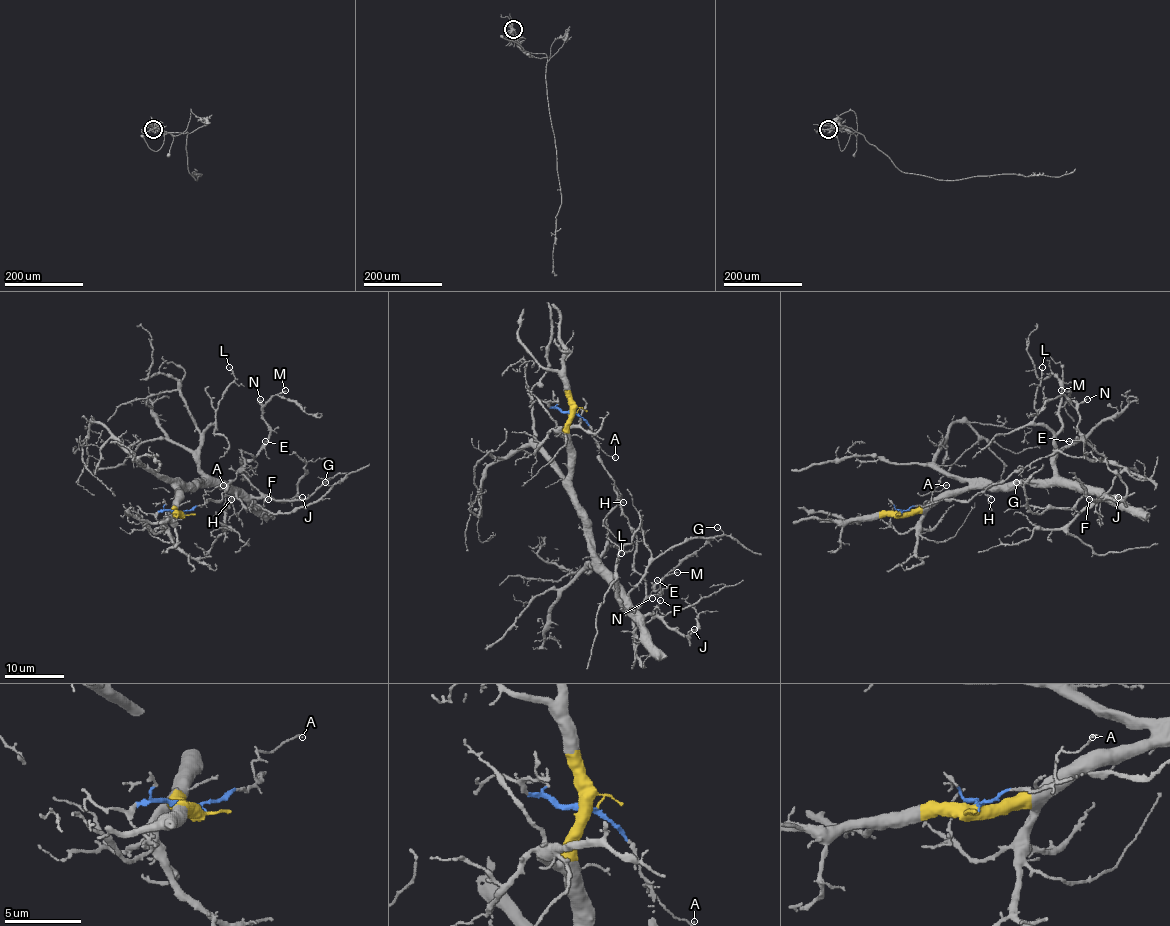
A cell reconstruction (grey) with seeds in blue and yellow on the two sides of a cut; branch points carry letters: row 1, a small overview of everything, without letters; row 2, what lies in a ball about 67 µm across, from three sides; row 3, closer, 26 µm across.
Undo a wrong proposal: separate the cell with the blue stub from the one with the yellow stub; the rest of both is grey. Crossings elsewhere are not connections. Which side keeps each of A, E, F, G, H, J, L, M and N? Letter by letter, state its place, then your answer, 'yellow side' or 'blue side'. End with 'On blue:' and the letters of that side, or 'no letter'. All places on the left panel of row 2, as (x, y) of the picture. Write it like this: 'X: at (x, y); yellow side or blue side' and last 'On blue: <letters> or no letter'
A: at (223, 485); blue side
E: at (265, 441); blue side
F: at (268, 499); yellow side
G: at (325, 482); yellow side
H: at (231, 499); blue side
J: at (302, 497); yellow side
L: at (229, 367); yellow side
M: at (285, 390); blue side
N: at (260, 399); blue side
On blue: A, E, H, M, N

